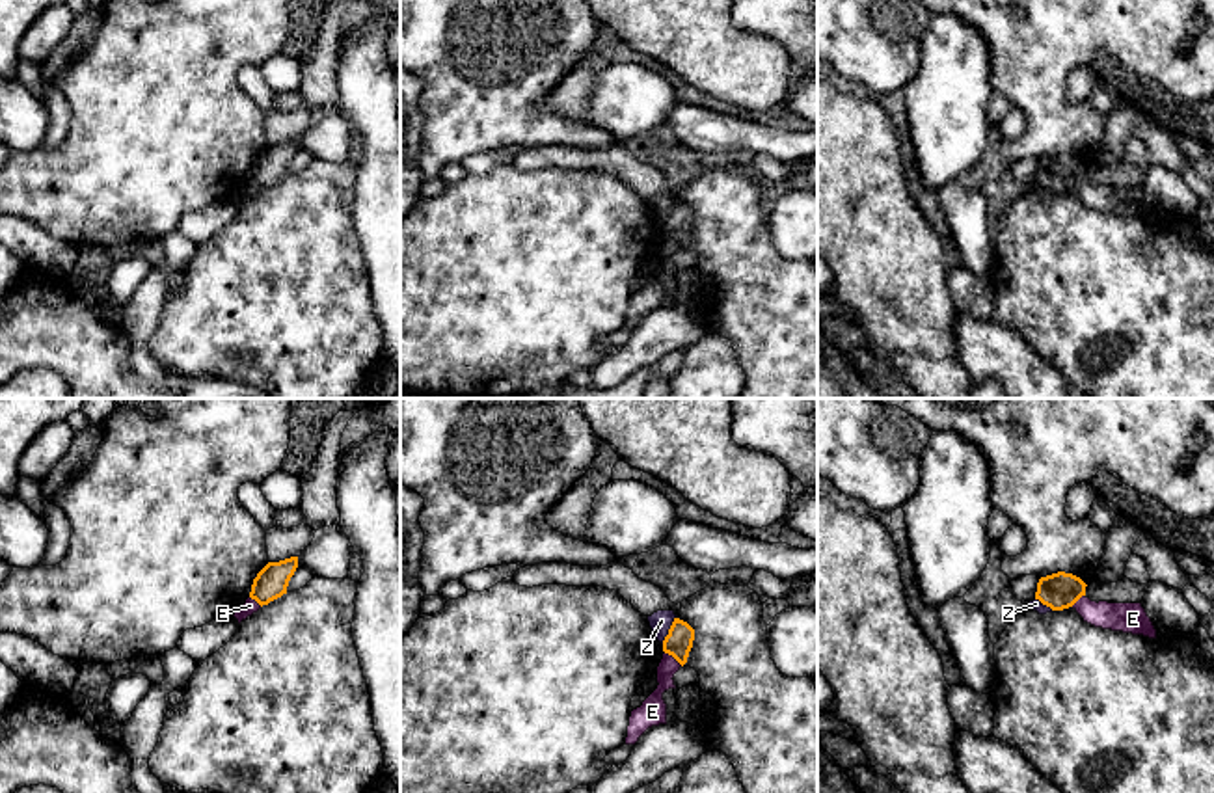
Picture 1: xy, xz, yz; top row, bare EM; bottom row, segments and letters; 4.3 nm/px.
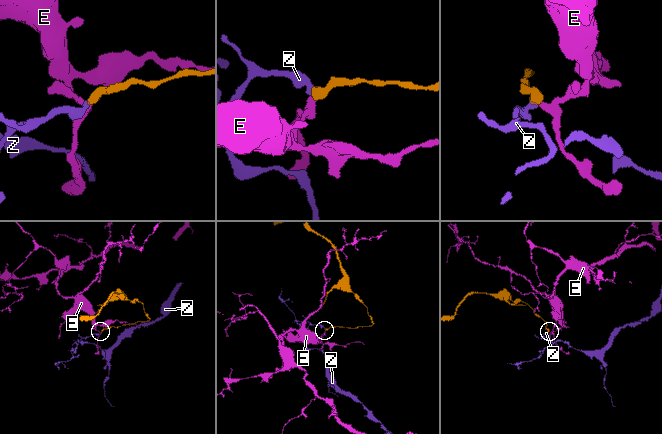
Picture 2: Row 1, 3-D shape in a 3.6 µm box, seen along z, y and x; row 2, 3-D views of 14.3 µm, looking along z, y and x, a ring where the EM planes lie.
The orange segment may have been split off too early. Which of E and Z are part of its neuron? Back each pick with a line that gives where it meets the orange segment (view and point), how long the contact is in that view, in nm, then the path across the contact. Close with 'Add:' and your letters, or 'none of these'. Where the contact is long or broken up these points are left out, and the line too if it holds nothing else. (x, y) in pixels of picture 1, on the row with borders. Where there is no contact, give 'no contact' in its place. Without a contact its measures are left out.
Add: none of these

